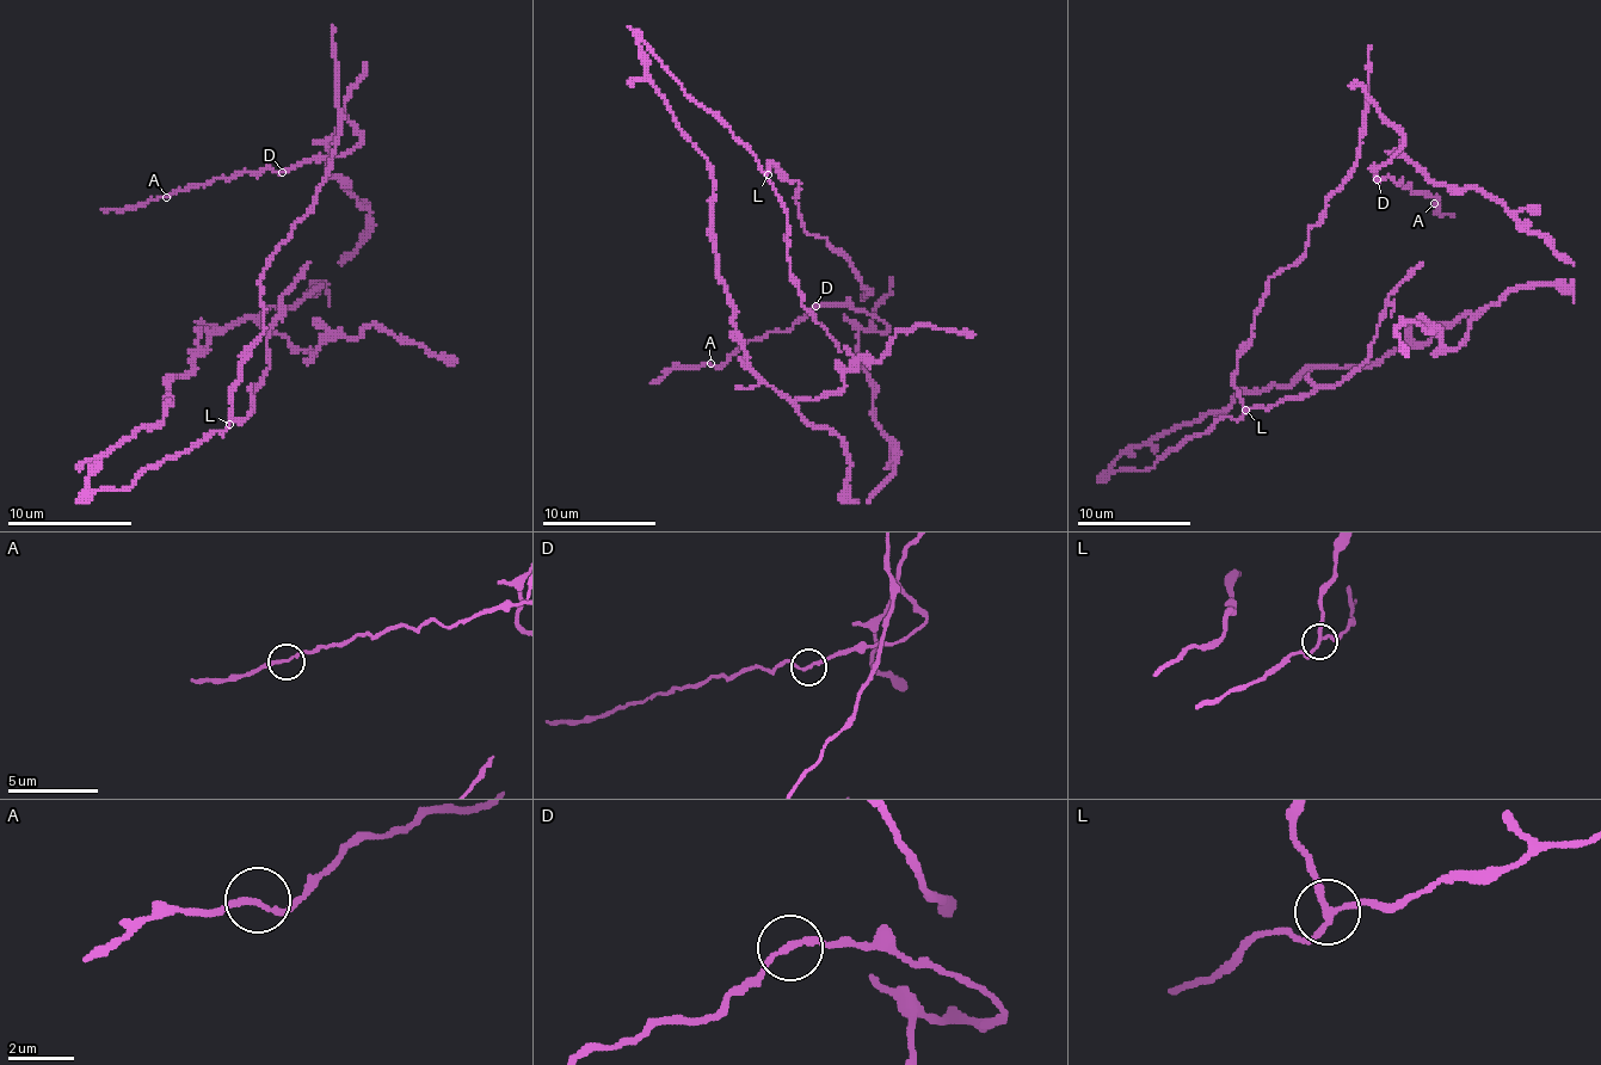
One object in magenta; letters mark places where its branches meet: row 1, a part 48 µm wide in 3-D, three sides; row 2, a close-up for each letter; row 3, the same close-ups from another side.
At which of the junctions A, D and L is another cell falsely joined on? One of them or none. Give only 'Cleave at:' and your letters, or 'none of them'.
Cleave at: L

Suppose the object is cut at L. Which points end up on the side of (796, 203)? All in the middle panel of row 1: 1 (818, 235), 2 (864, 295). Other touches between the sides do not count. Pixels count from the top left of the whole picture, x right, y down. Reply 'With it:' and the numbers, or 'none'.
With it: 1, 2

